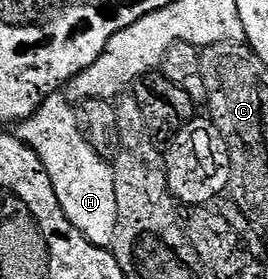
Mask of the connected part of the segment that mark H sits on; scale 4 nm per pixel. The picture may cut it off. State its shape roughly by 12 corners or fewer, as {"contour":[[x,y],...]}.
{"contour":[[68,96],[48,97],[21,140],[88,241],[113,244],[113,166],[83,139]]}

